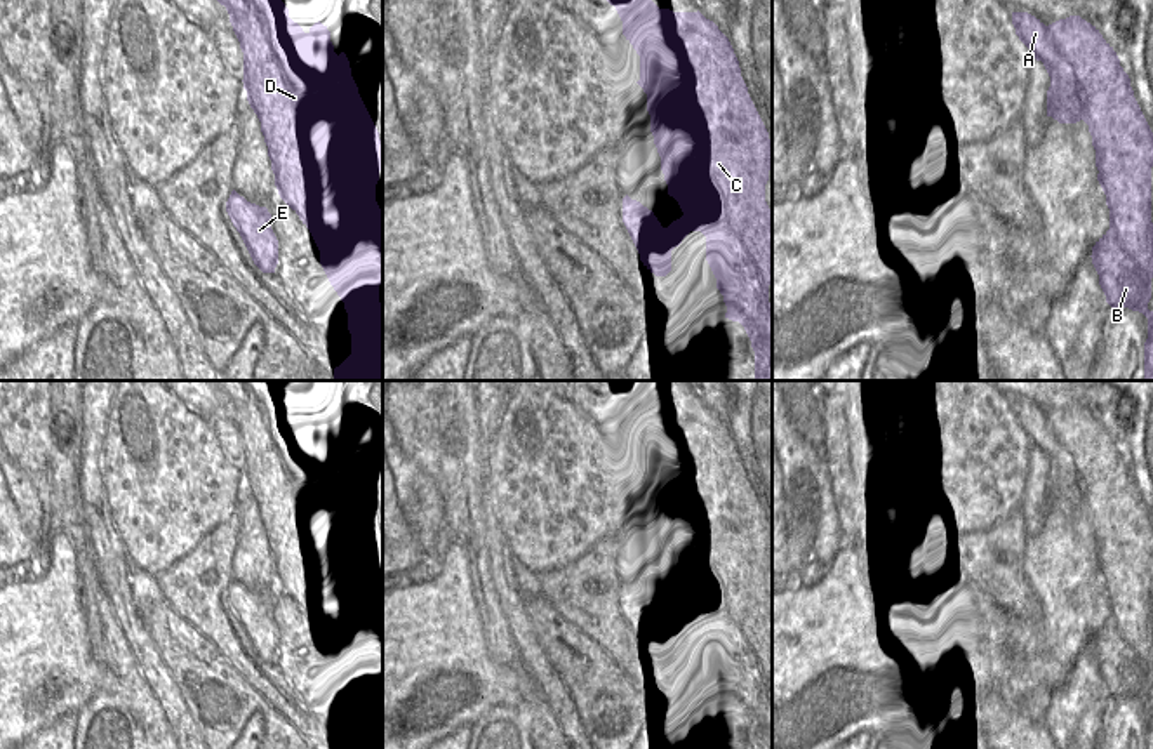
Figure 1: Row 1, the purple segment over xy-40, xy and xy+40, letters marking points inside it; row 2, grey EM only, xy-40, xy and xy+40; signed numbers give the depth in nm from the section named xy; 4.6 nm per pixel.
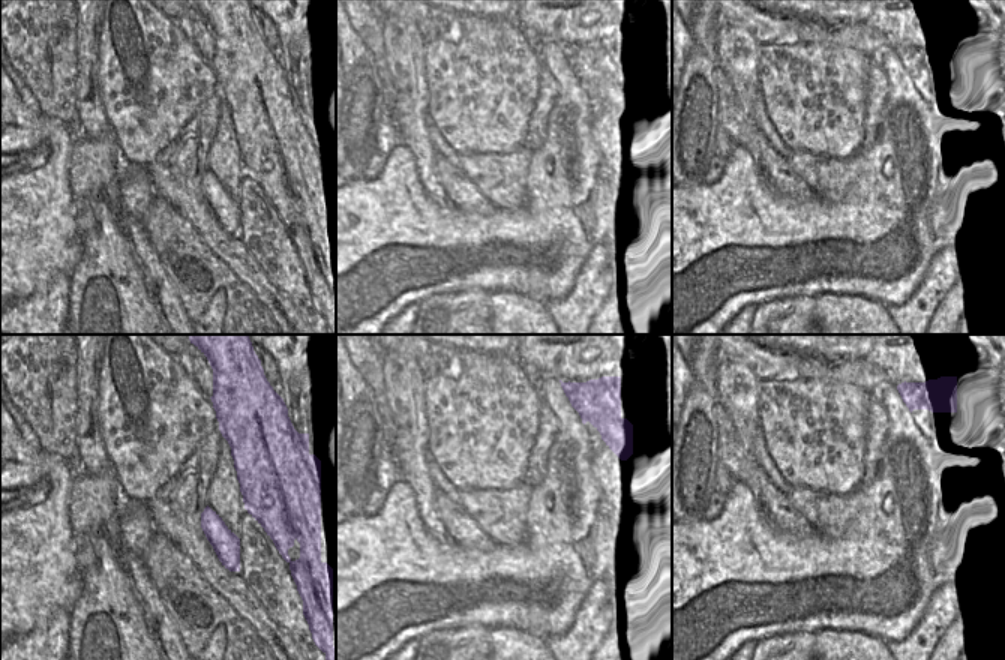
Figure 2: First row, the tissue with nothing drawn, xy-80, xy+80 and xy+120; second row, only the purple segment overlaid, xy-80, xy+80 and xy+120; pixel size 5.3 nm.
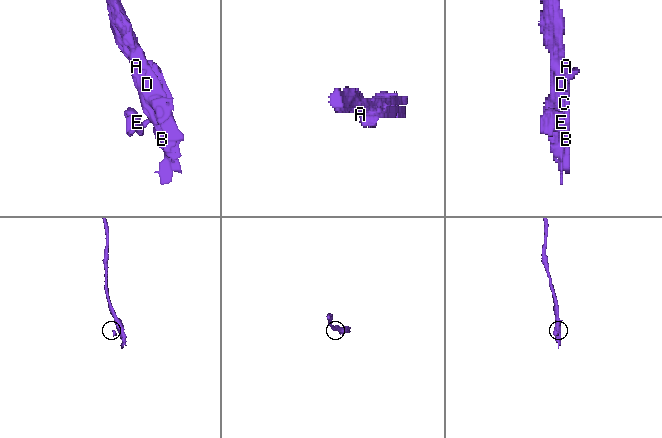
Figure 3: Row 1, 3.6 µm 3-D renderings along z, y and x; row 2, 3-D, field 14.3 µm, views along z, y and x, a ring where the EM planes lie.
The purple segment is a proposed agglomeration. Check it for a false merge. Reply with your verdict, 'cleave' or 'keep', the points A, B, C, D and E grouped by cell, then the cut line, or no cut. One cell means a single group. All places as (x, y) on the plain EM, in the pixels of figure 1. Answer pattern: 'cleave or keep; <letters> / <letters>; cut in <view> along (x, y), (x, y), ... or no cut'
cleave; A B C D / E; cut in xy along (666, 617), (675, 635)

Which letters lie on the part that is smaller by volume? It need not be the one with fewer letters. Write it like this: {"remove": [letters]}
{"remove": ["E"]}

